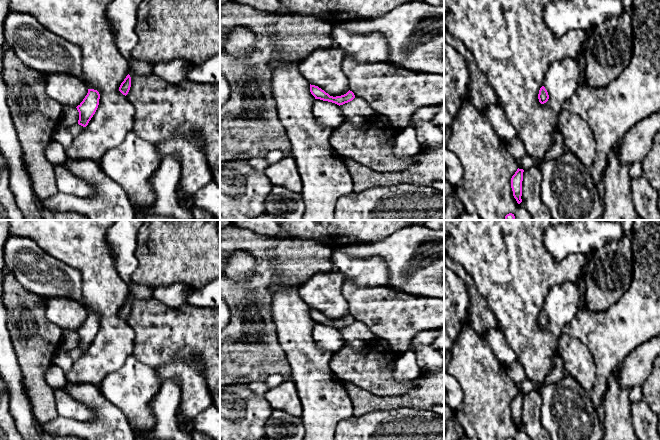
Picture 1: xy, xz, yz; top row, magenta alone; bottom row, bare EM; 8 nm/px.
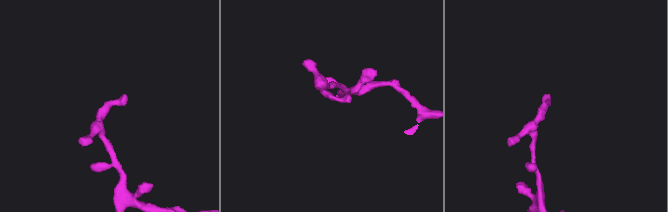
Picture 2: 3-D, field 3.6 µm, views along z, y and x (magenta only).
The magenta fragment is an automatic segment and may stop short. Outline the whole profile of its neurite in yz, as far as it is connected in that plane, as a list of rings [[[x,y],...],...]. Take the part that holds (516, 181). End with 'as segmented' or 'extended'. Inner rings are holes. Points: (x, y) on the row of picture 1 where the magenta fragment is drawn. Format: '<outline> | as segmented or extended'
[[[518,168],[511,178],[511,188],[513,191],[513,196],[518,204],[522,202],[521,196],[522,196],[523,172],[524,172],[523,169]]] | as segmented

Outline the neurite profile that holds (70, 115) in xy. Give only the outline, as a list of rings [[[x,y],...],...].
[[[63,107],[62,108],[62,116],[61,116],[61,124],[69,127],[78,123],[79,120],[79,112],[75,107]]]

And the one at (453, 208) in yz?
[[[444,179],[444,220],[456,220],[464,210],[457,193]]]

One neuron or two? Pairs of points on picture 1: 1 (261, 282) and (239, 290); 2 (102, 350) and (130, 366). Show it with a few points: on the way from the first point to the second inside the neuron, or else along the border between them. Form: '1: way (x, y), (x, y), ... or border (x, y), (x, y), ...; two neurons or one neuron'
1: way (256, 287), (252, 290), (244, 290); one neuron
2: border (131, 354), (118, 369), (105, 376); two neurons

